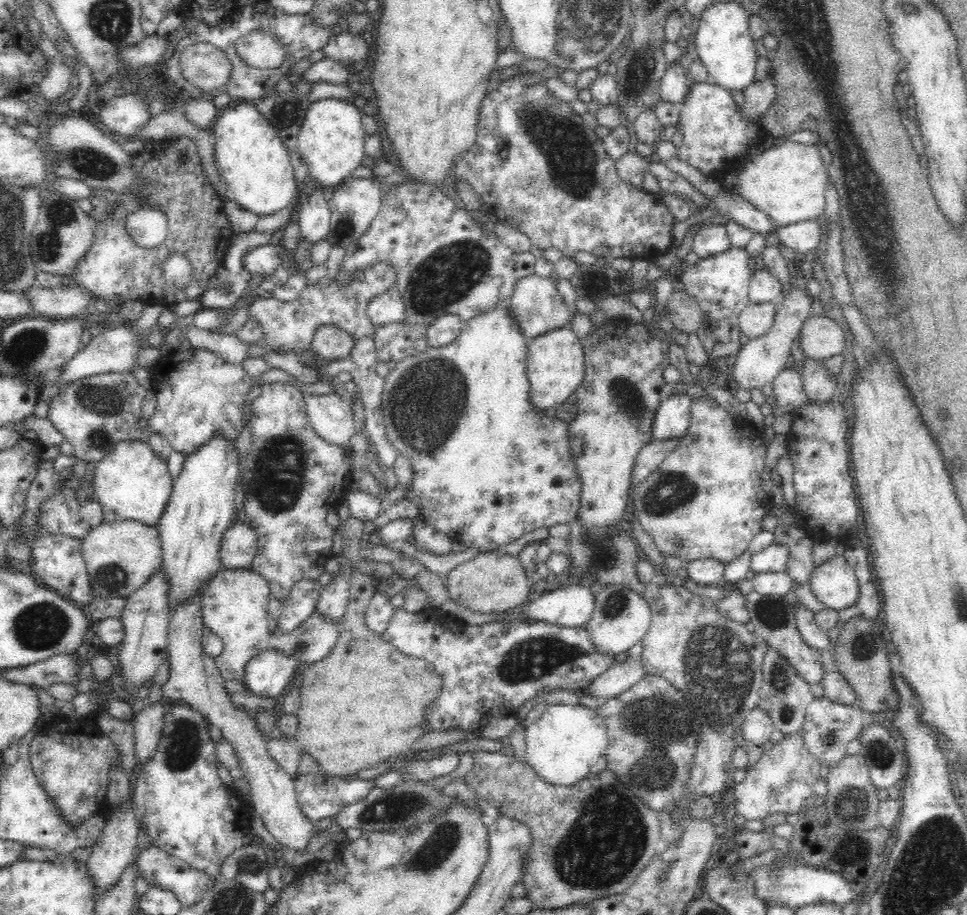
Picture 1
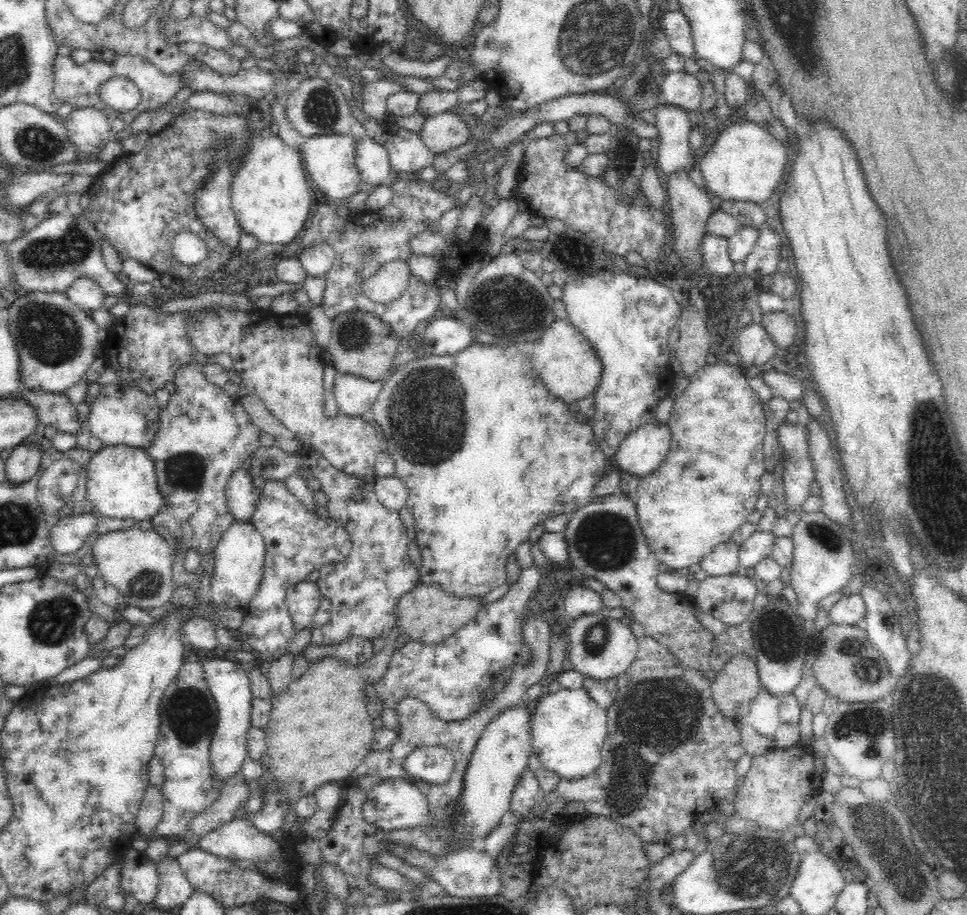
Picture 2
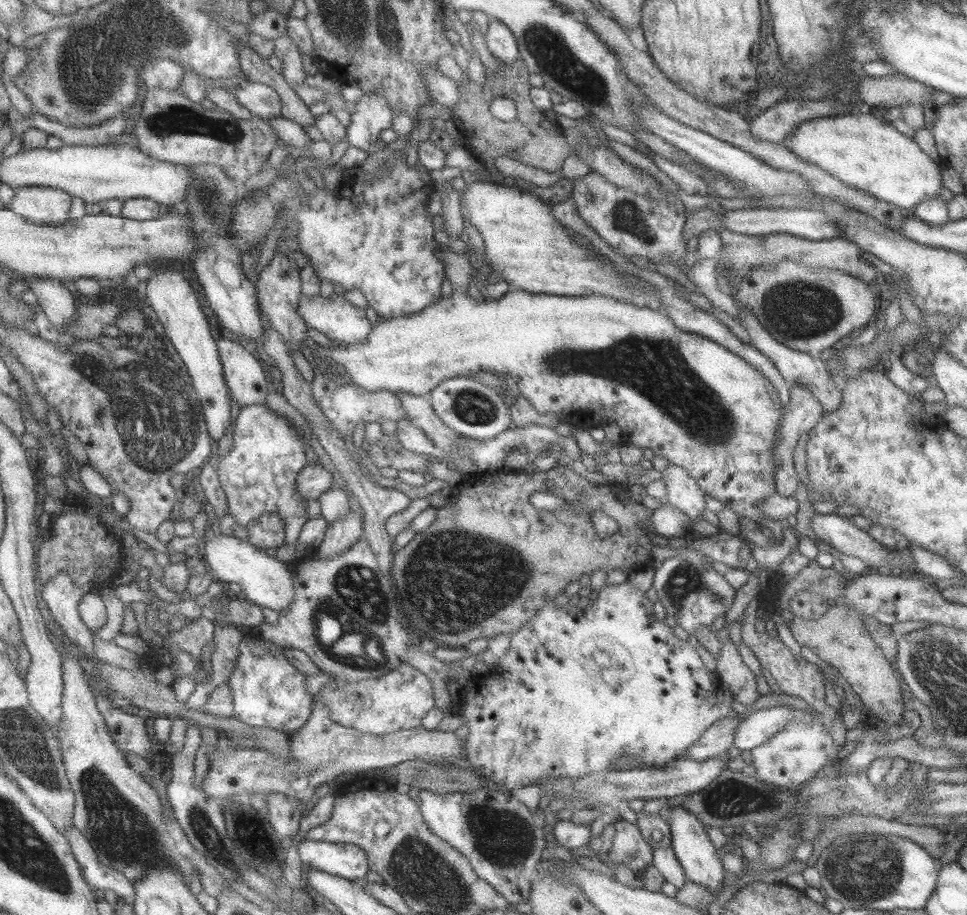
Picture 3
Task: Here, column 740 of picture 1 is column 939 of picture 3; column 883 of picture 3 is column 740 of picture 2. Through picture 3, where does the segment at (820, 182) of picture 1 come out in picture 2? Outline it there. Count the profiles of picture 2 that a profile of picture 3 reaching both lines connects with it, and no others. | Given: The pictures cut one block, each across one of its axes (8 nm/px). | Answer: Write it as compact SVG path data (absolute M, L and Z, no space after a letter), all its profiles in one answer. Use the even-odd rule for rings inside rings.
M732 121L711 149L703 154L700 166L707 190L723 200L753 202L764 205L779 196L788 172L784 143L755 122Z

